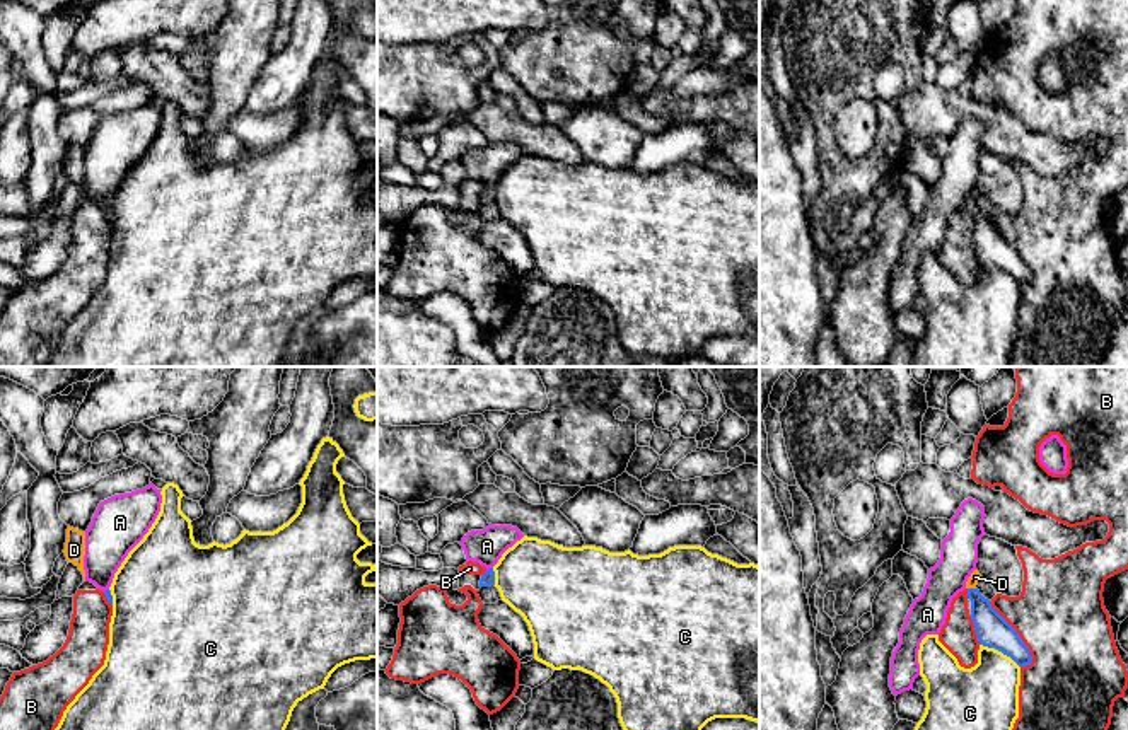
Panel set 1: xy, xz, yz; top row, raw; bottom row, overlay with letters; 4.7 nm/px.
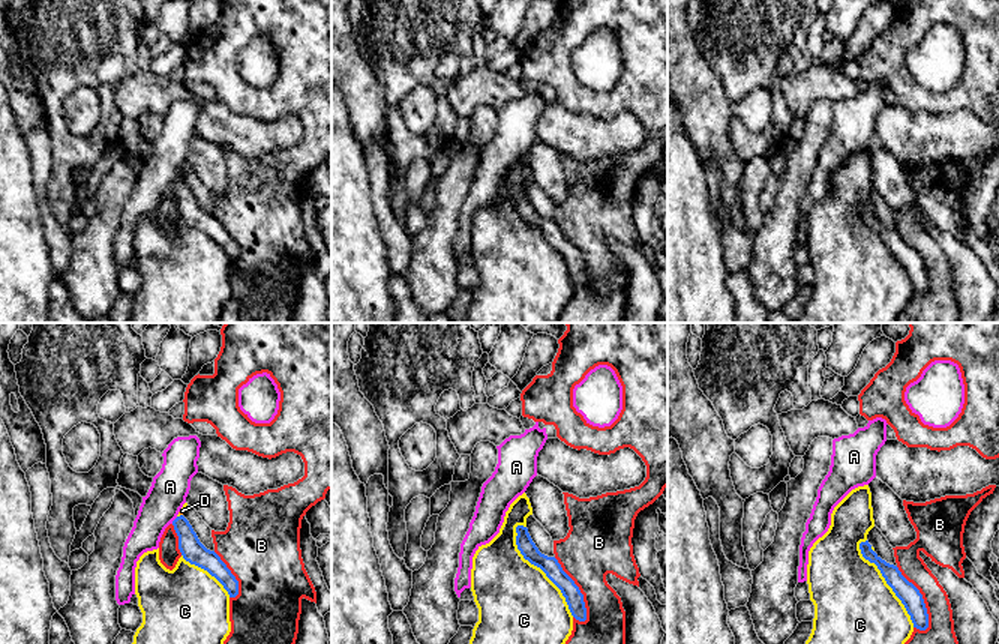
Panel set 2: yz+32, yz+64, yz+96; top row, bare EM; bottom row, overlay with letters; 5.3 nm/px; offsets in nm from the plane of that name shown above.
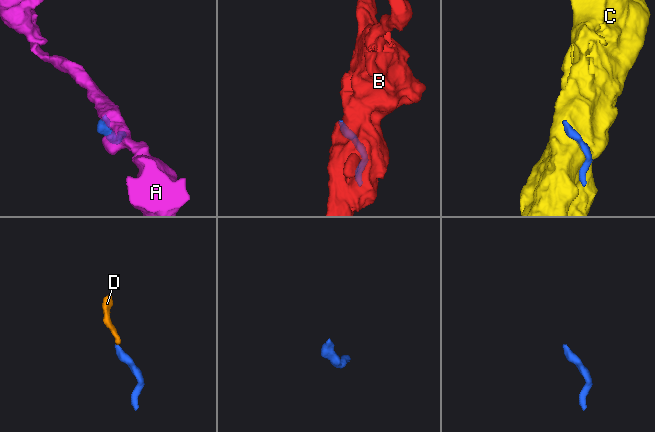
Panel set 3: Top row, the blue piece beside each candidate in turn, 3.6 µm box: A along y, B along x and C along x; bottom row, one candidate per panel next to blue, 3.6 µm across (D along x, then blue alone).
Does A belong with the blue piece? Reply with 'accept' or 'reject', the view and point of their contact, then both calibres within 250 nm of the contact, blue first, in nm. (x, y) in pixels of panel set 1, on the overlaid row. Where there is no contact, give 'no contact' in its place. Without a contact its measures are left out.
reject | xz (490, 568) | 60/160 nm

